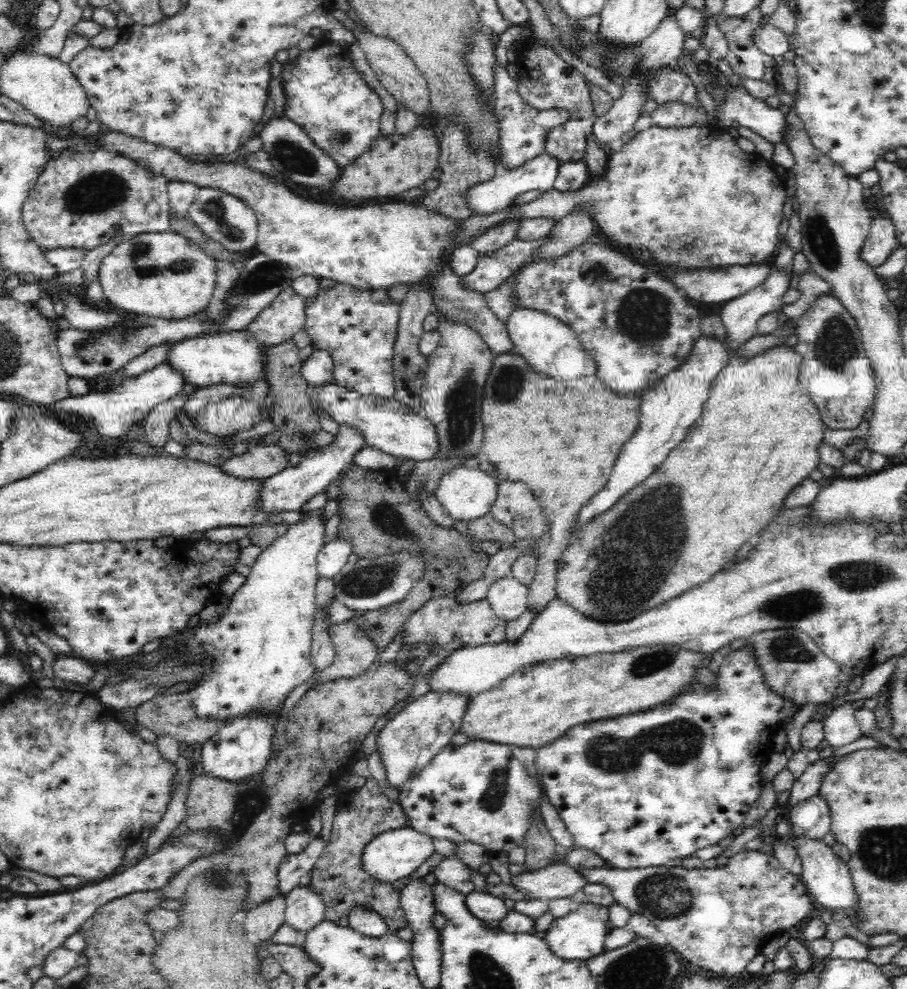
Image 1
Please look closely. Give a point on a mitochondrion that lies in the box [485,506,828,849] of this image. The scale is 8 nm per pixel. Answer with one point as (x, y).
(676, 743)

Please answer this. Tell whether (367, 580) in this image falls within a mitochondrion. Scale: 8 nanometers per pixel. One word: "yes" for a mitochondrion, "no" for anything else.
yes

